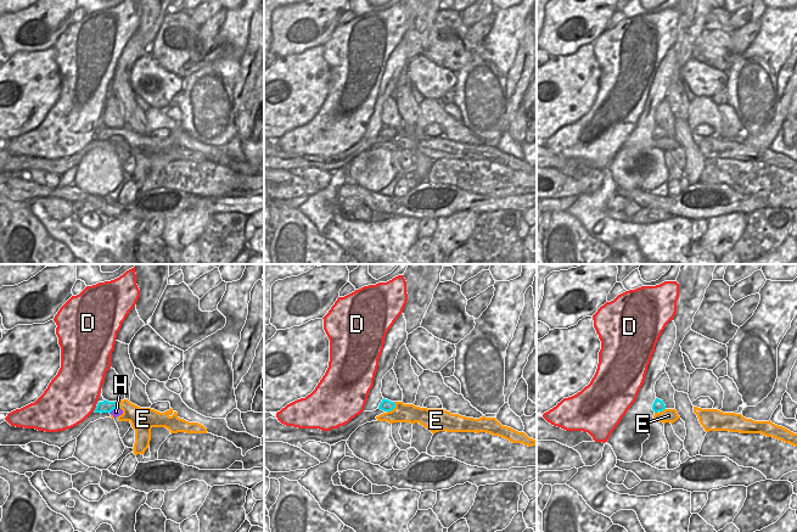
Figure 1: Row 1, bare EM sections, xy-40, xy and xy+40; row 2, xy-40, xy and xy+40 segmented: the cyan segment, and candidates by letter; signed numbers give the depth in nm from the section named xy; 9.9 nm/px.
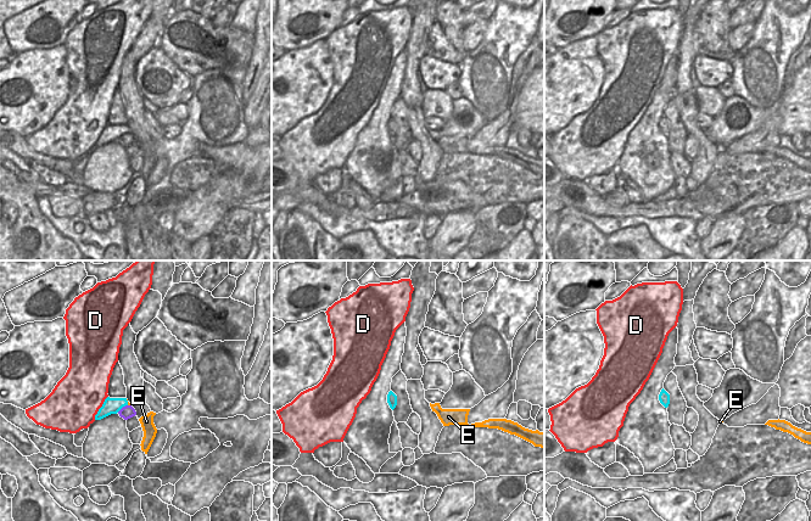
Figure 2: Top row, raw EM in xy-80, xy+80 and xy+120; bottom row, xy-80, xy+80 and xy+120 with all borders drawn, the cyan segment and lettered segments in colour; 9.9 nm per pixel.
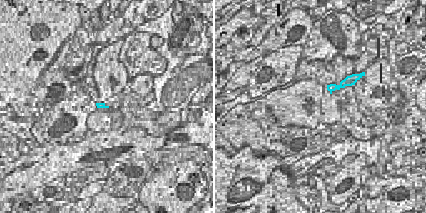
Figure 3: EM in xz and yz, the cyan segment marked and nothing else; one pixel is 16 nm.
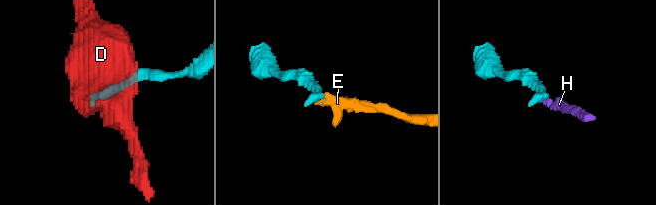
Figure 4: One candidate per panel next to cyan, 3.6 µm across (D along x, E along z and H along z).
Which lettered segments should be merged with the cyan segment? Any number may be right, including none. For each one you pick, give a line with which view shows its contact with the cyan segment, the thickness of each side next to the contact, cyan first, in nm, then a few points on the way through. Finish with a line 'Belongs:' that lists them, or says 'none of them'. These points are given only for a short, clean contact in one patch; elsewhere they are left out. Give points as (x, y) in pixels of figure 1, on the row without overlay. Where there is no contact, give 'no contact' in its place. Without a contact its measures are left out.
H: contact in xy-40; calibres 120 and 90 nm; way xy-40 (102, 134), (114, 135), (117, 139)
Belongs: H

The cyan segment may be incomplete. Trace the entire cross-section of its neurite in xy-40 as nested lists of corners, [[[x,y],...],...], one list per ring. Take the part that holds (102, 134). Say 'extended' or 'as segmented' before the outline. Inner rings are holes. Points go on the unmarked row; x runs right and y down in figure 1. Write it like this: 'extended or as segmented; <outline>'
extended; [[[106,127],[103,129],[99,129],[94,139],[101,141],[110,140],[114,145],[114,147],[117,144],[123,141],[119,129],[108,129]]]

